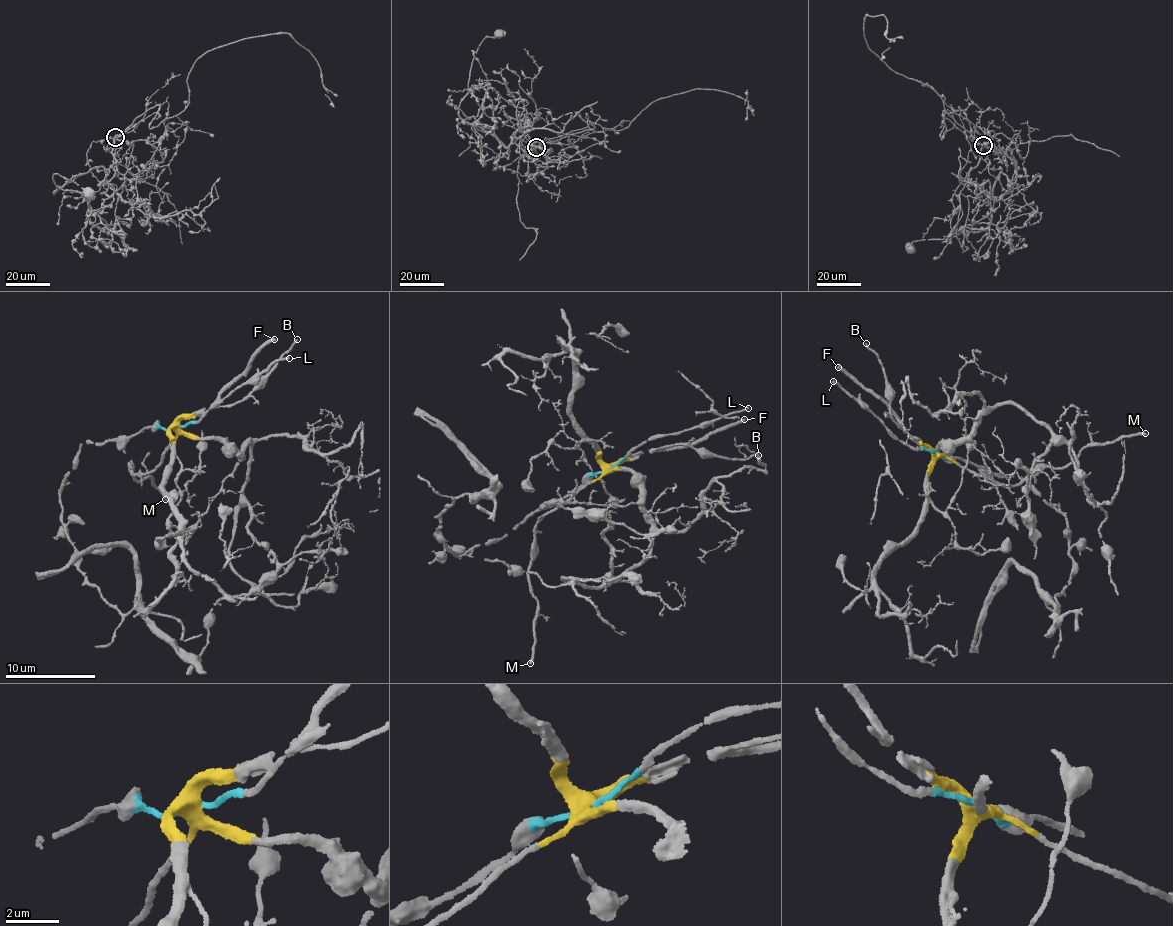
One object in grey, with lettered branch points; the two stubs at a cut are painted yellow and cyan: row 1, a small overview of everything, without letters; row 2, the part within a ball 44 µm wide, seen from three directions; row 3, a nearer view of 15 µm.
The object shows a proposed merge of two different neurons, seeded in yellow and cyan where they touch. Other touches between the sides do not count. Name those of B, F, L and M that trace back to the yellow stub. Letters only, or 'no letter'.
B, F, M

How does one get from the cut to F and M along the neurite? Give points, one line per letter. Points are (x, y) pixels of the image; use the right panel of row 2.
F: (936, 453), (904, 429), (876, 396), (837, 367)
M: (936, 453), (1006, 488), (1046, 468), (1070, 465), (1088, 446), (1146, 433)

